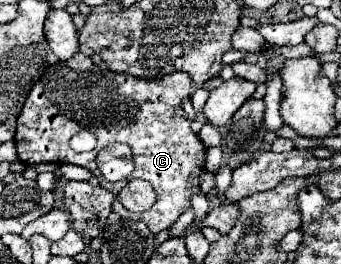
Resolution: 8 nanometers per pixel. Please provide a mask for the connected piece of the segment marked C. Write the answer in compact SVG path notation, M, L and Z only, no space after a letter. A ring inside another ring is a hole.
M77 53L73 59L49 67L31 89L17 117L17 155L27 165L71 163L87 167L103 185L105 179L97 169L95 155L111 141L131 145L135 171L129 179L149 181L157 193L157 201L145 213L131 213L115 199L113 211L123 219L141 219L153 233L159 233L161 229L169 229L189 207L189 197L201 191L199 175L205 167L205 147L197 133L191 131L191 121L181 107L183 99L193 91L193 81L185 73L143 81L103 71L91 57ZM81 129L89 129L97 137L97 147L89 153L73 153L69 147L69 139Z

